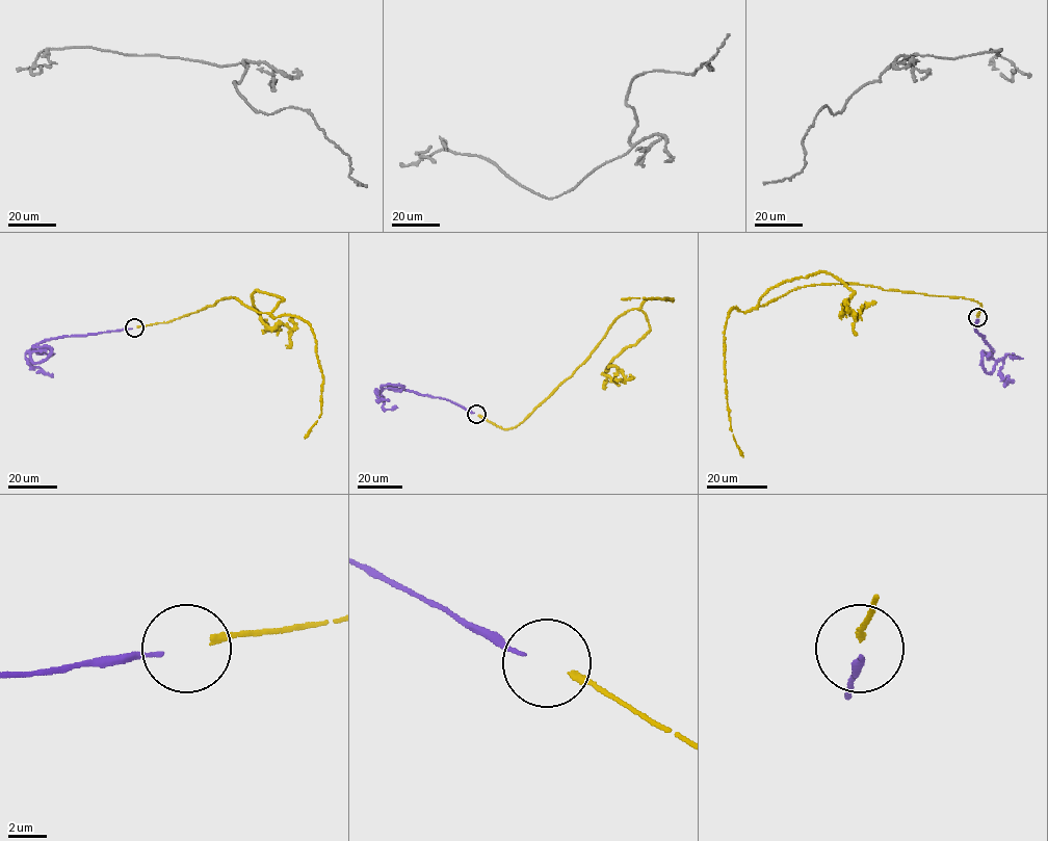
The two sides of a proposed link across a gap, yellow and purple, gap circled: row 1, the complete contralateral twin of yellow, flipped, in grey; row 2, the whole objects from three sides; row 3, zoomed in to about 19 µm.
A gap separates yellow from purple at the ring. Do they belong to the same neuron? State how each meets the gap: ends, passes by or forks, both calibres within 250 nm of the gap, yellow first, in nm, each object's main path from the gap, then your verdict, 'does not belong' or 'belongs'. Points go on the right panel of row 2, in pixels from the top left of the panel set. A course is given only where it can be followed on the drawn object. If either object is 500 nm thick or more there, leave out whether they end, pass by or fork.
yellow ends there; purple ends there; 320 nm thick on the yellow side, 200 nm on the other; yellow runs (977, 316), (967, 298), (857, 284), (758, 305), (830, 272), (854, 292), (840, 314), (857, 336); purple runs (977, 318), (976, 331), (993, 349), (989, 355), (981, 352), (1001, 360), (1000, 372), (1009, 376), (1004, 387); belongs

